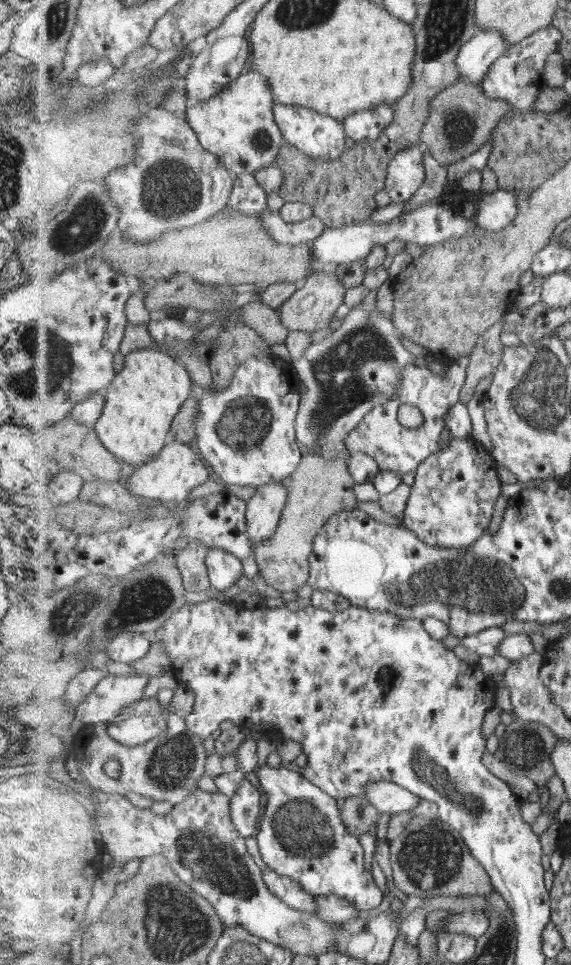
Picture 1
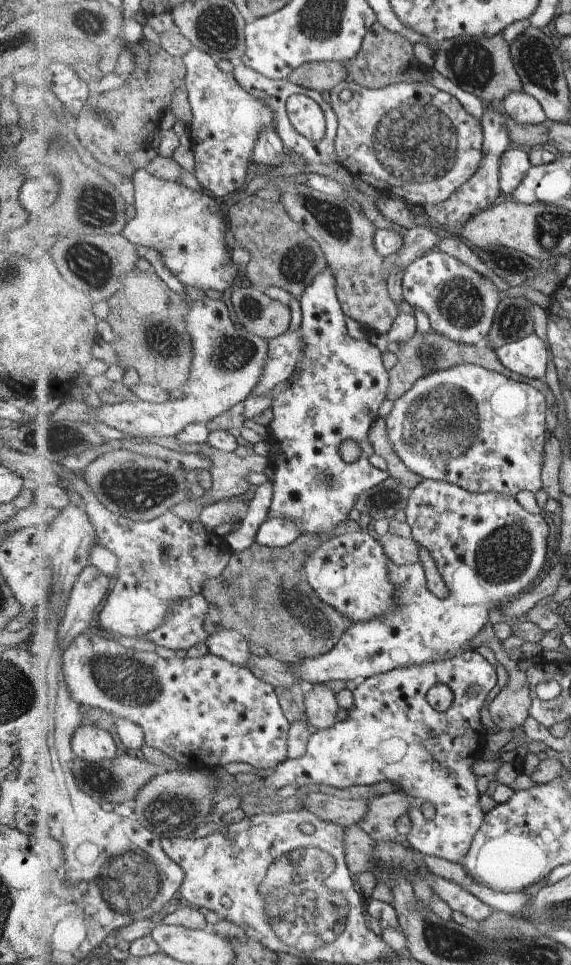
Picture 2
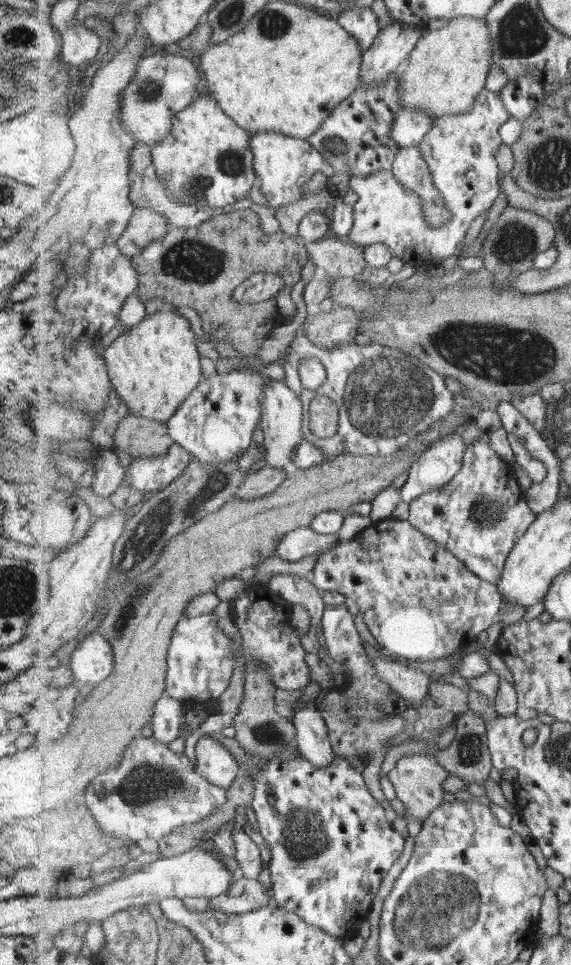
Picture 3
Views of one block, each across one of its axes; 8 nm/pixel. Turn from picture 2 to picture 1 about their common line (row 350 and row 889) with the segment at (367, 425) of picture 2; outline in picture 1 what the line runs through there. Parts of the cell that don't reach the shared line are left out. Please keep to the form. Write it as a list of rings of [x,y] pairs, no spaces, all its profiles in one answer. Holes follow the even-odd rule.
[[[263,766],[256,772],[256,777],[257,781],[259,781],[259,789],[261,789],[263,795],[265,794],[265,799],[267,799],[264,815],[260,820],[260,831],[255,836],[260,854],[263,861],[266,863],[266,866],[273,869],[275,872],[282,874],[283,876],[290,876],[295,882],[298,882],[307,892],[310,892],[312,895],[338,895],[339,897],[350,900],[354,906],[358,908],[358,910],[361,910],[361,912],[364,910],[379,908],[379,906],[381,906],[381,902],[383,902],[383,892],[381,892],[381,888],[377,886],[377,882],[375,882],[375,878],[373,878],[371,871],[367,872],[367,868],[365,868],[365,850],[363,850],[363,846],[361,846],[358,836],[354,835],[348,829],[346,822],[342,817],[342,801],[337,800],[336,798],[333,798],[333,796],[329,796],[328,793],[323,792],[321,788],[318,788],[315,784],[312,784],[312,782],[307,780],[307,778],[299,775],[297,770],[293,771],[285,766],[281,766],[279,768]]]

